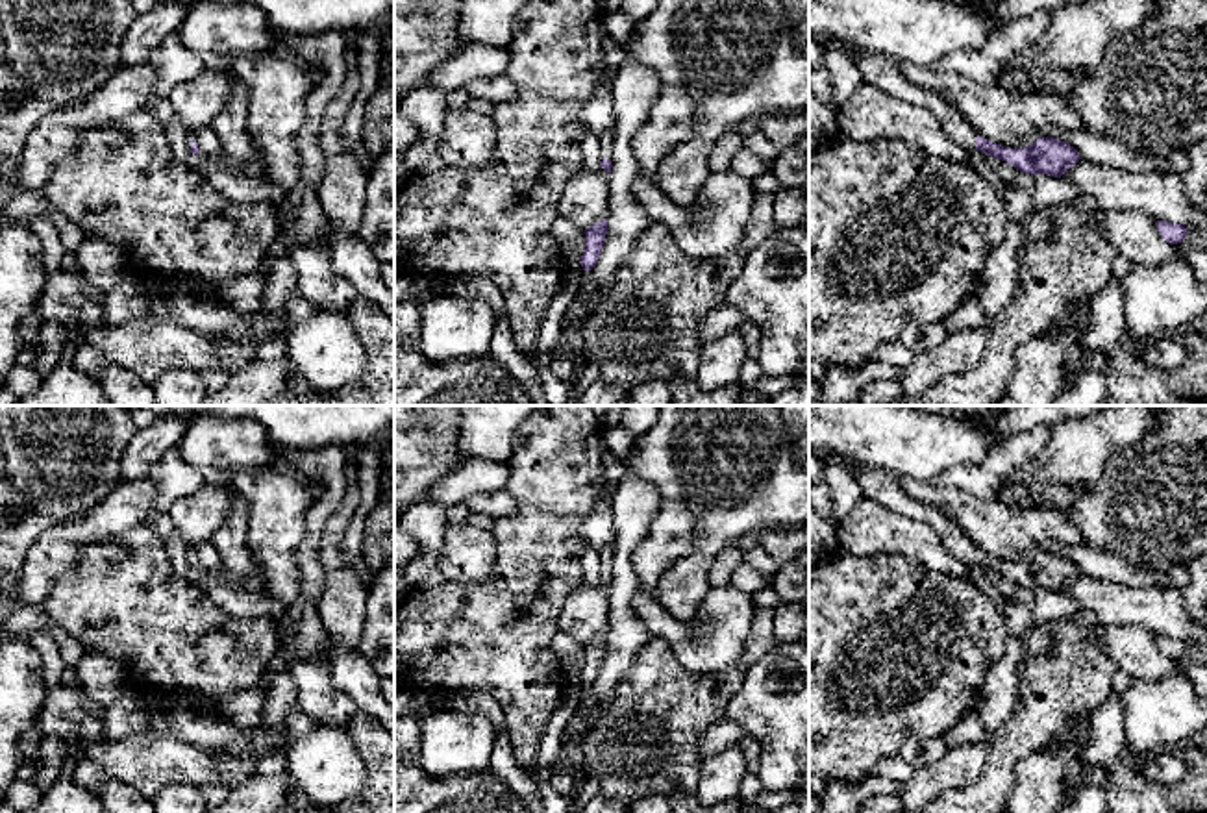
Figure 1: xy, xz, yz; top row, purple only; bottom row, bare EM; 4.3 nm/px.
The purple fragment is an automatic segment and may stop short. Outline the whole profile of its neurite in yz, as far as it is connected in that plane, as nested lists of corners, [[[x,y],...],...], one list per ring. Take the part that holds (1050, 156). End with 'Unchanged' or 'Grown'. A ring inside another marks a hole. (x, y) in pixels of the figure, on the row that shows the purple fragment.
[[[852,48],[852,54],[865,83],[872,83],[898,100],[933,111],[946,133],[963,146],[974,143],[976,150],[1002,159],[1031,176],[1048,174],[1061,178],[1081,159],[1074,146],[1053,137],[1040,137],[1033,144],[1022,148],[1007,148],[979,137],[953,107],[939,98],[937,93],[909,83],[902,76],[898,63],[890,57],[857,48]]]. Grown

